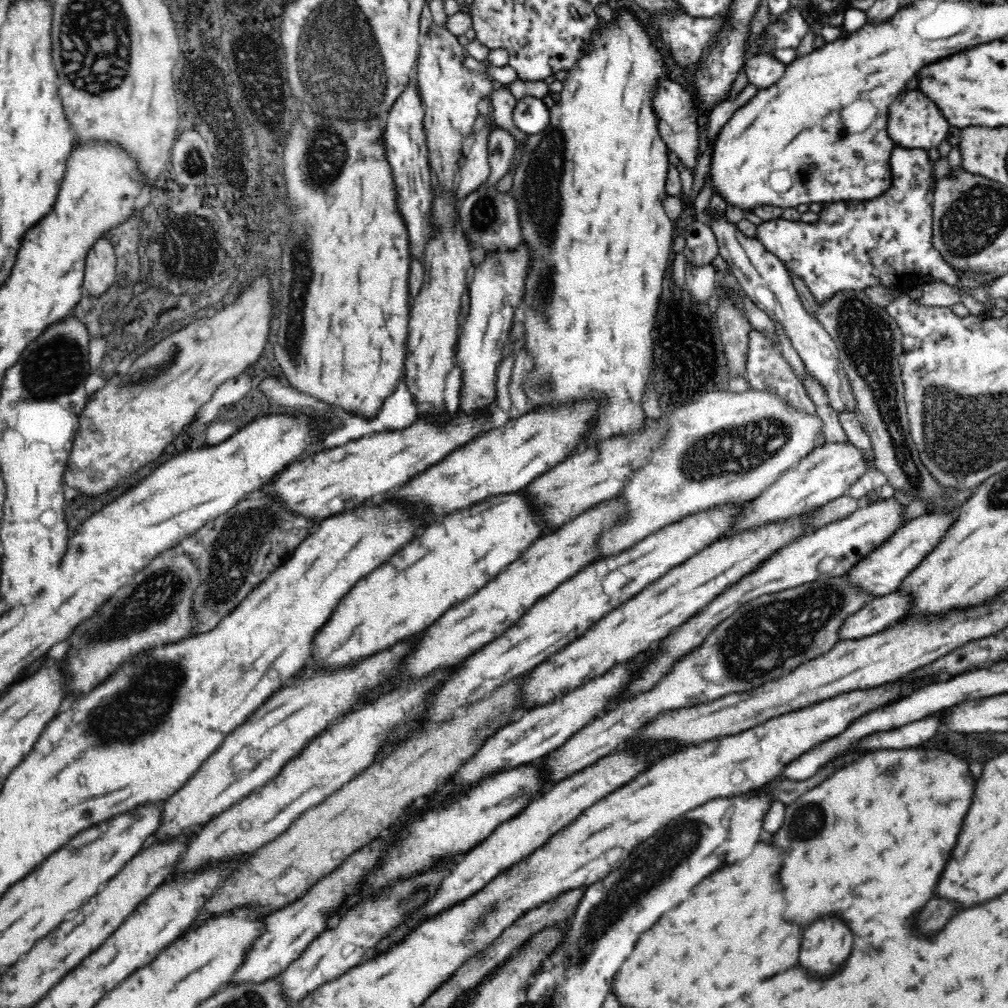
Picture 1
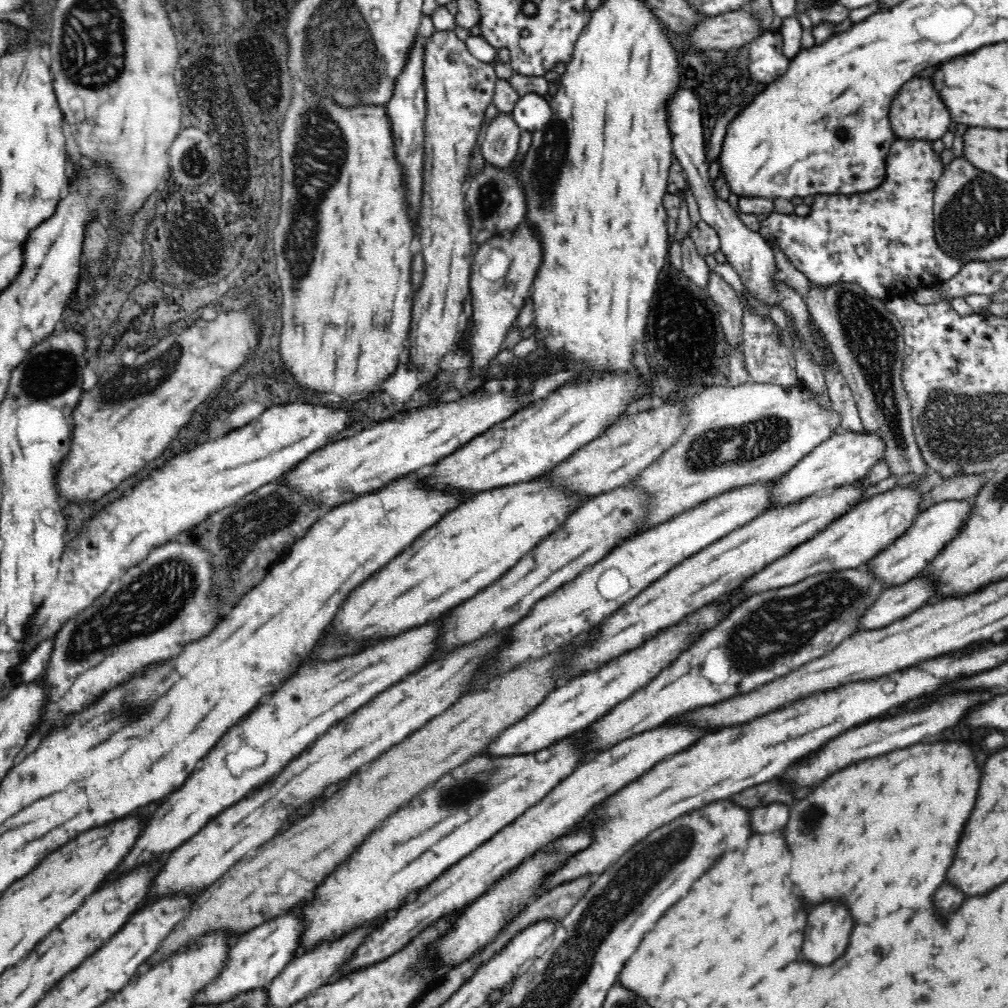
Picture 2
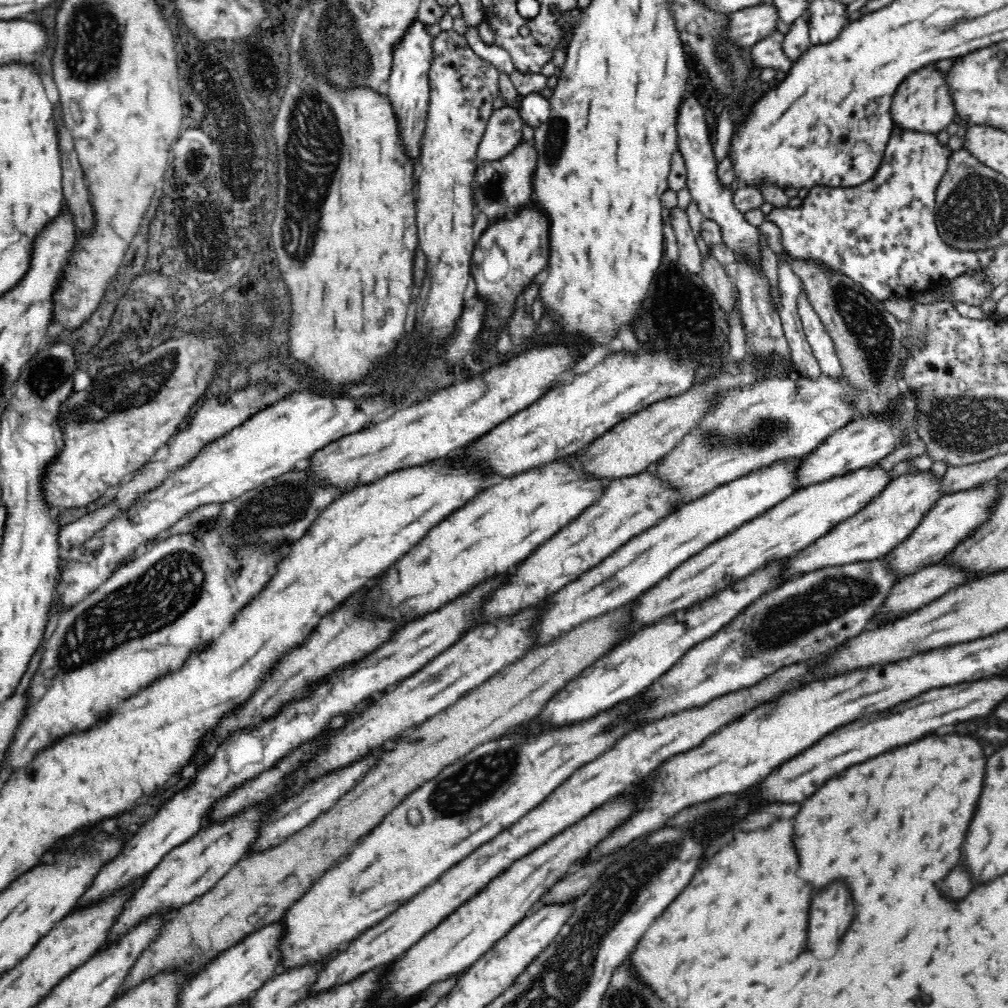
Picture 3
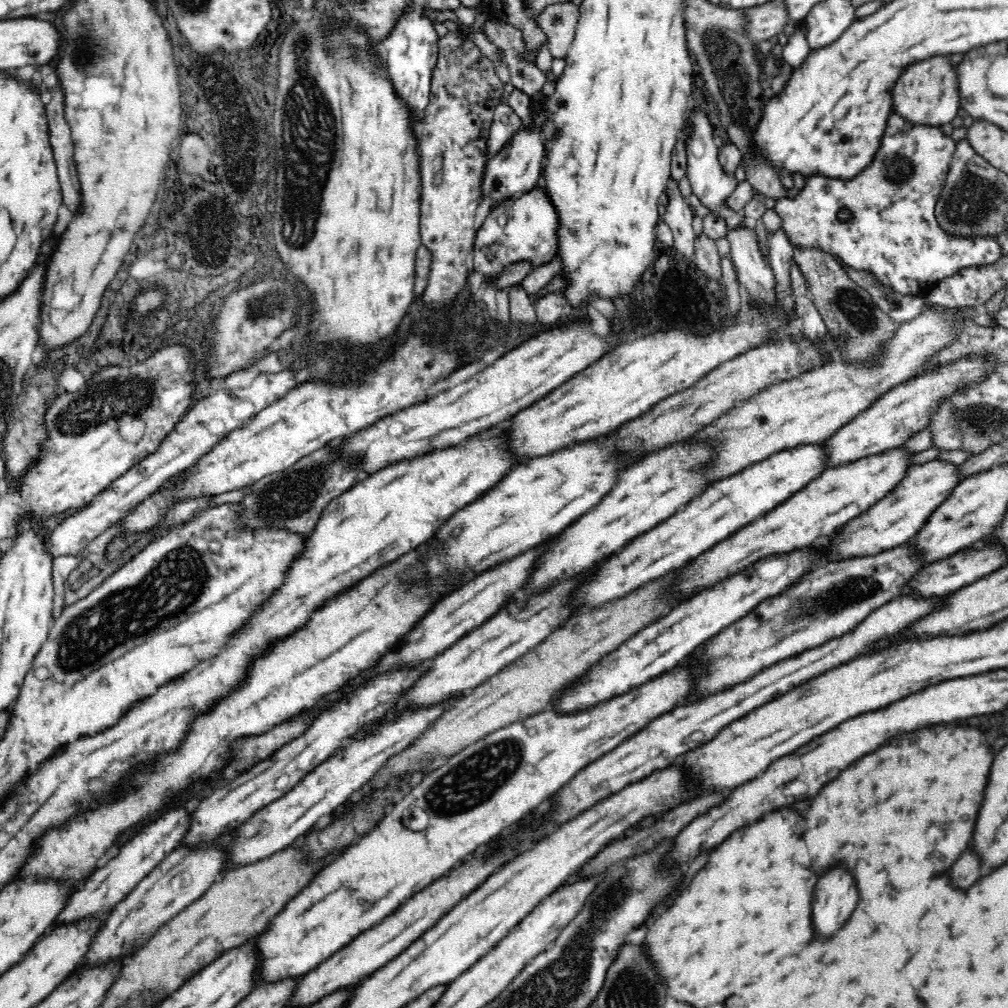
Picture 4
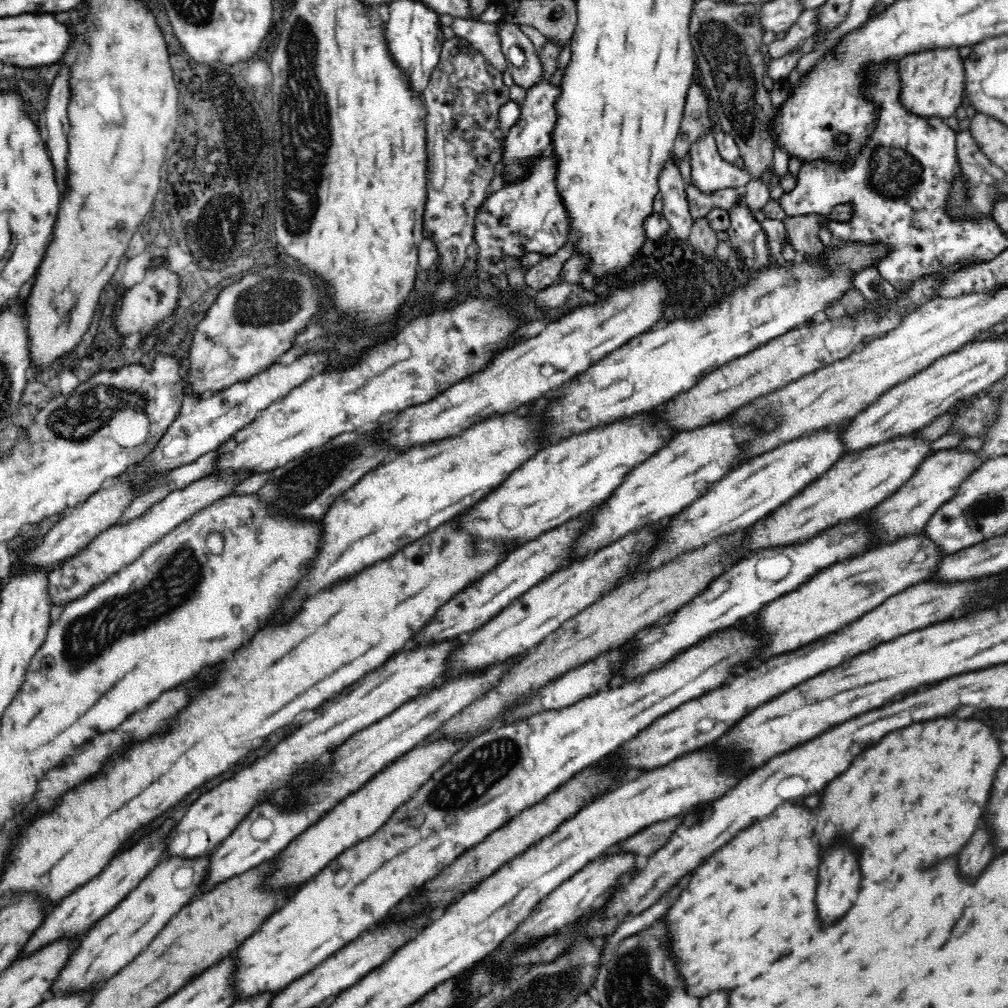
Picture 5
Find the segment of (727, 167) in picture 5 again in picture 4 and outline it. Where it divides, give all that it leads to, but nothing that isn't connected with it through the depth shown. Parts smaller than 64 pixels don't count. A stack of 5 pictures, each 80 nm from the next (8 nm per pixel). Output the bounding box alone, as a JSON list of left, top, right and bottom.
[684,103,749,231]

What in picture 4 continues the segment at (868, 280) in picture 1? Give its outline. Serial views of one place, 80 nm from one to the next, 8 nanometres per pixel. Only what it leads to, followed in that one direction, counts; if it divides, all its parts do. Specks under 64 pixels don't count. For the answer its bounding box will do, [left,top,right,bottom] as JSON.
[773,113,1001,295]

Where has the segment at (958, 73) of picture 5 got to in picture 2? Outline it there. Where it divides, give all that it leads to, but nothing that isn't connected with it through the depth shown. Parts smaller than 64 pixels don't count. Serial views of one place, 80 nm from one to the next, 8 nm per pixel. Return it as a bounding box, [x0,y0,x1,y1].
[889,73,952,141]

